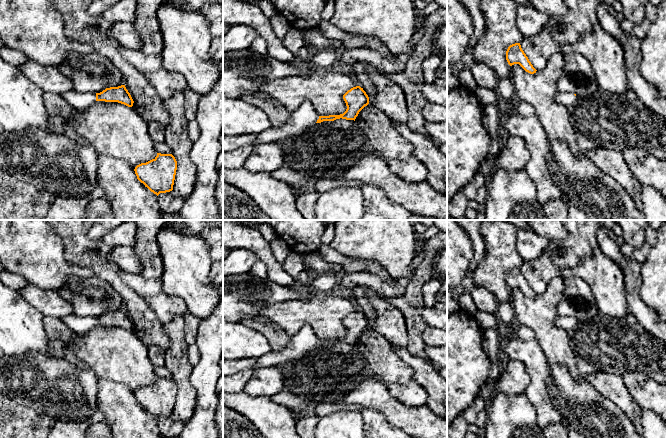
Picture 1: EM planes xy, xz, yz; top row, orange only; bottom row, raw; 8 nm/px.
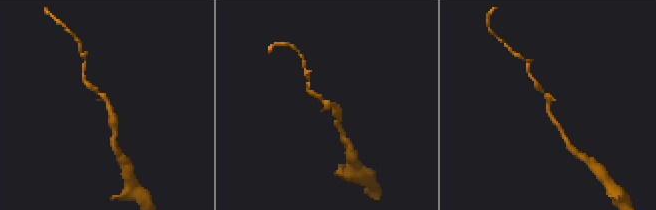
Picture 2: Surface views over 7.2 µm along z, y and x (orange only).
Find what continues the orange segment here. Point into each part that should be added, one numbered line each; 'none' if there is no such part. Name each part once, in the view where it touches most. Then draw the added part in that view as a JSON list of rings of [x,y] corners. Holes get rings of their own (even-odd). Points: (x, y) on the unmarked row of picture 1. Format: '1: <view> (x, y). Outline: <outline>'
1: xy (76, 324). Outline: [[[74,313],[62,320],[72,332],[79,334],[86,333],[96,326],[96,317],[78,317]]]

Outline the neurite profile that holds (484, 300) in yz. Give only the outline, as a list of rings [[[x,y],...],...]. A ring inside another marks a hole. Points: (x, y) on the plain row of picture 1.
[[[474,287],[471,291],[471,296],[477,311],[489,312],[492,314],[498,313],[500,303],[489,290],[483,287]]]

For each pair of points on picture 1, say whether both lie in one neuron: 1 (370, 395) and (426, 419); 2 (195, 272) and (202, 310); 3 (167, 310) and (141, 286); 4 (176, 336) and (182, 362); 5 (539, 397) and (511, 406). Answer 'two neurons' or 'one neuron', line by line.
1: one neuron
2: one neuron
3: one neuron
4: one neuron
5: two neurons

